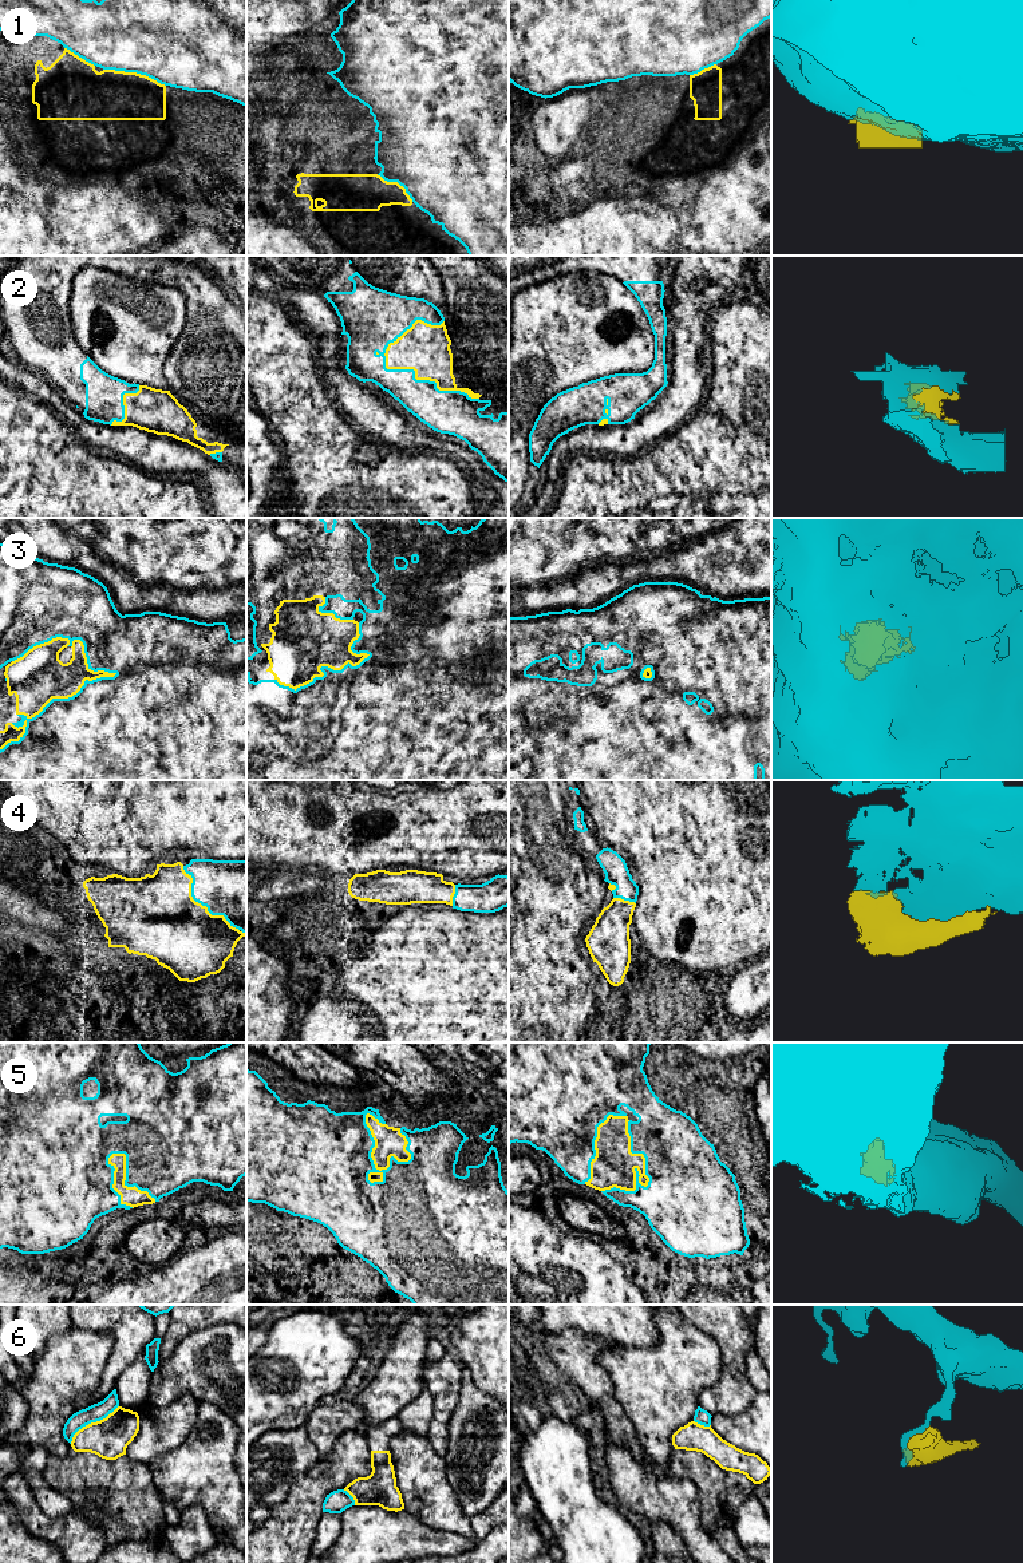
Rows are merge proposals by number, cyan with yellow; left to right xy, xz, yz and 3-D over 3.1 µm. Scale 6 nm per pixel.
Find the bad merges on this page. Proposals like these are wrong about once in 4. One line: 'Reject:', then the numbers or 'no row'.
Reject: 1, 6

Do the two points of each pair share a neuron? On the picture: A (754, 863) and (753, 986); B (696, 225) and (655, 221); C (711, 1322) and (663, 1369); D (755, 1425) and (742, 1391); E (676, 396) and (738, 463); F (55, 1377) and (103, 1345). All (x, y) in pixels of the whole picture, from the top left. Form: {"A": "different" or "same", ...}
{"A": "different", "B": "different", "C": "different", "D": "different", "E": "different", "F": "same"}

